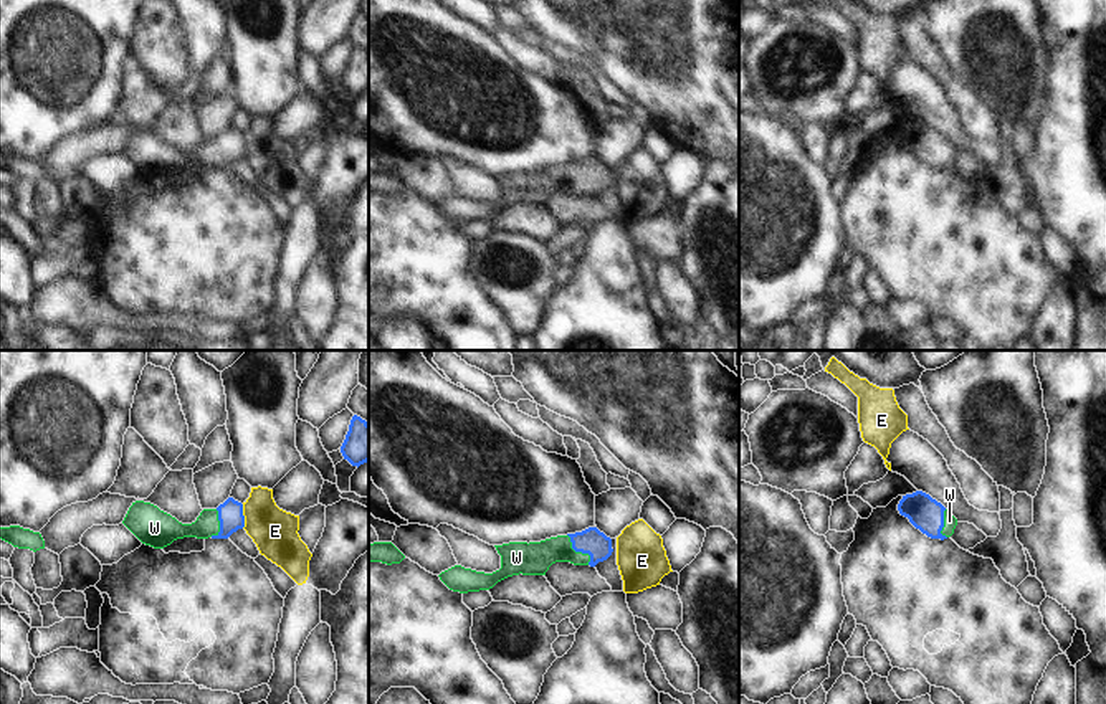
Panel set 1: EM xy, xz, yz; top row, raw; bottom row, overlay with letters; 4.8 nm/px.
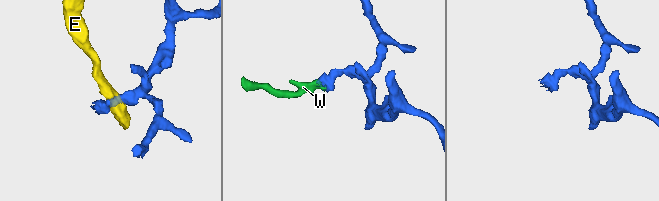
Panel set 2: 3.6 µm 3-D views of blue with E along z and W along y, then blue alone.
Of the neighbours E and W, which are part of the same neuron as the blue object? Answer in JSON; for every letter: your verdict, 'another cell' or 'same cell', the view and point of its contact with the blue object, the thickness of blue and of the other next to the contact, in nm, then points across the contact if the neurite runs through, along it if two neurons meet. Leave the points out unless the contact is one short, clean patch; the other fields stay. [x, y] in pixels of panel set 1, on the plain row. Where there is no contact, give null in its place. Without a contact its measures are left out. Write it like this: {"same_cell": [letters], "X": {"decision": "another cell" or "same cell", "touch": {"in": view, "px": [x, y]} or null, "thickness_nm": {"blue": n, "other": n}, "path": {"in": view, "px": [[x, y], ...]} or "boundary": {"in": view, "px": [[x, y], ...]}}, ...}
{"same_cell": ["W"], "E": {"decision": "another cell", "touch": {"in": "xy", "px": [243, 146]}, "thickness_nm": {"blue": 130, "other": 220}, "boundary": {"in": "xy", "px": [[242, 134], [243, 157]]}}, "W": {"decision": "same cell", "touch": {"in": "xz", "px": [579, 180]}, "thickness_nm": {"blue": 130, "other": 160}, "path": {"in": "xz", "px": [[591, 171], [579, 180], [549, 180], [536, 187]]}}}

